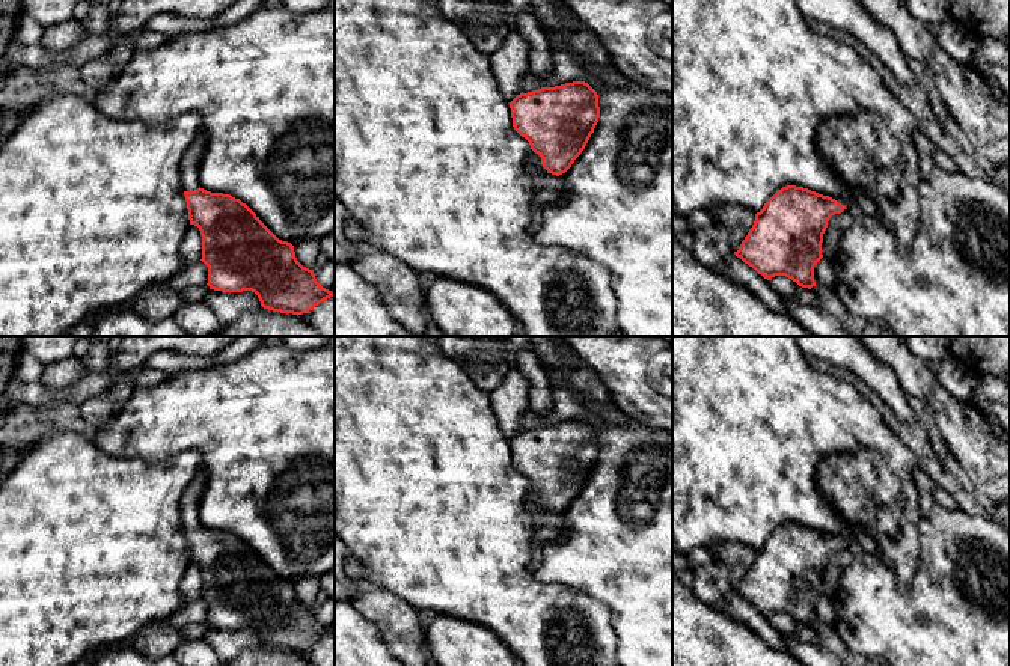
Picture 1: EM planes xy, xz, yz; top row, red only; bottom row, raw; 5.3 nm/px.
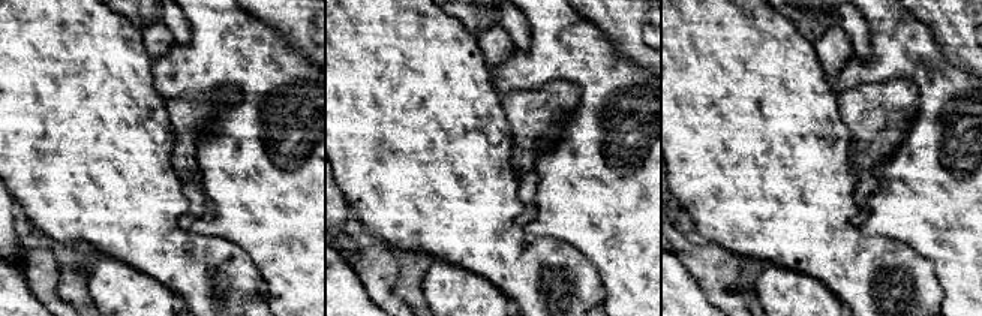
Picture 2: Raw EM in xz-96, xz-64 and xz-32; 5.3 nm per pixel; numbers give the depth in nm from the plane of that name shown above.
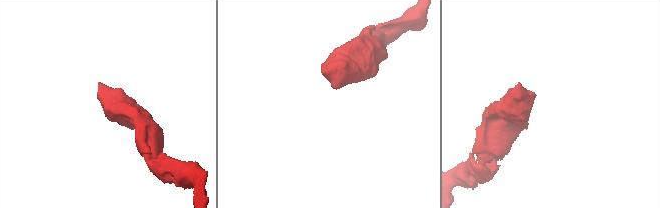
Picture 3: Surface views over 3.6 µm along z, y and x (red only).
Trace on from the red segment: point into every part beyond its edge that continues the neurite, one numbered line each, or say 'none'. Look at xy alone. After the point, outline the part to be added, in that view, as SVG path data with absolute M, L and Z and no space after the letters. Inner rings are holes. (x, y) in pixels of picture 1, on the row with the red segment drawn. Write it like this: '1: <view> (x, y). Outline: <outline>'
1: xy (190, 163). Outline: M200 131L187 155L181 161L181 184L184 191L194 191L200 187L199 166L205 151L205 145L207 136L204 131Z

